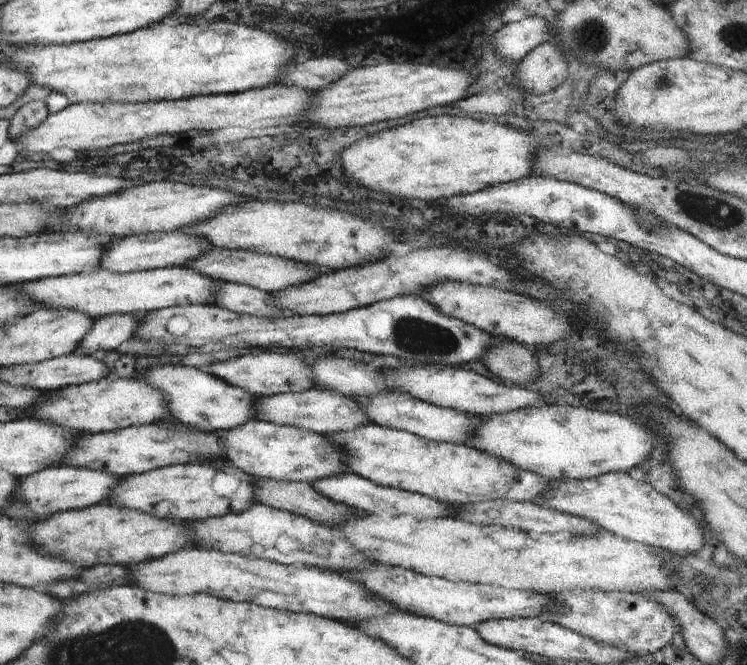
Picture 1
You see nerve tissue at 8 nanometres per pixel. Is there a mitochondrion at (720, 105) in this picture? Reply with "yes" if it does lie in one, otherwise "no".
no

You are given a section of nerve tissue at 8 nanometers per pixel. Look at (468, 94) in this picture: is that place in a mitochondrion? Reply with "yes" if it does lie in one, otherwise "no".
no

